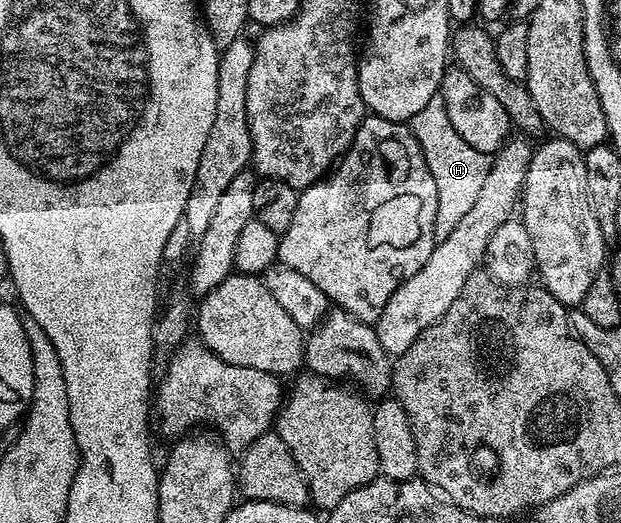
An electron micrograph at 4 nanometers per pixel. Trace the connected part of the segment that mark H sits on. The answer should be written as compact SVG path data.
M436 96L413 116L409 123L413 136L425 156L425 164L429 164L429 172L433 172L433 180L437 183L437 220L435 221L436 239L449 236L453 228L477 204L477 196L481 196L481 184L485 184L485 176L489 176L491 158L477 152L477 148L469 148L461 136L449 124L449 112L445 112L442 97Z

